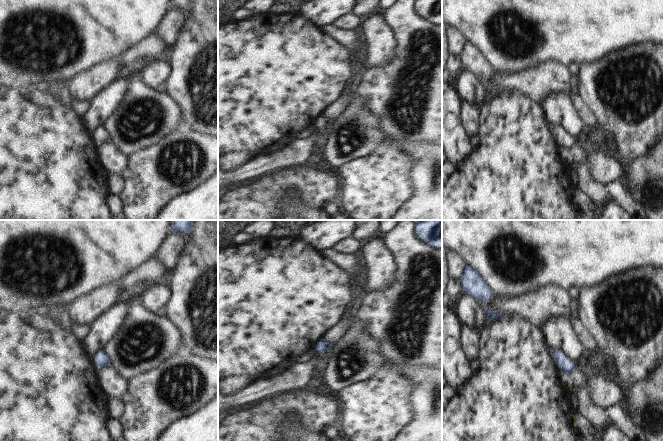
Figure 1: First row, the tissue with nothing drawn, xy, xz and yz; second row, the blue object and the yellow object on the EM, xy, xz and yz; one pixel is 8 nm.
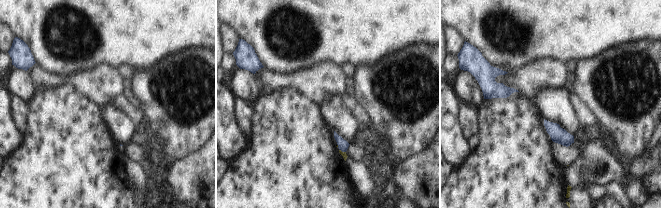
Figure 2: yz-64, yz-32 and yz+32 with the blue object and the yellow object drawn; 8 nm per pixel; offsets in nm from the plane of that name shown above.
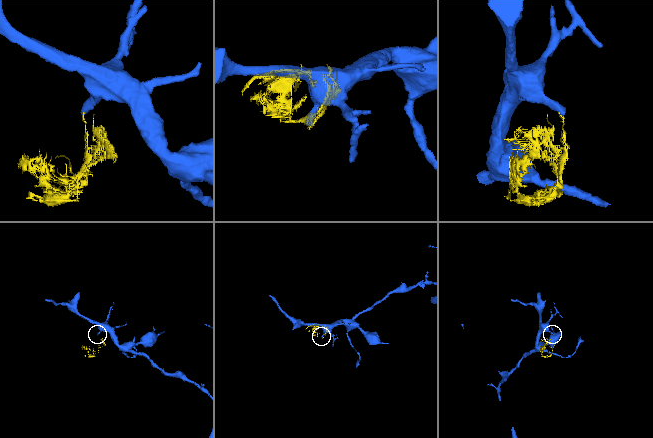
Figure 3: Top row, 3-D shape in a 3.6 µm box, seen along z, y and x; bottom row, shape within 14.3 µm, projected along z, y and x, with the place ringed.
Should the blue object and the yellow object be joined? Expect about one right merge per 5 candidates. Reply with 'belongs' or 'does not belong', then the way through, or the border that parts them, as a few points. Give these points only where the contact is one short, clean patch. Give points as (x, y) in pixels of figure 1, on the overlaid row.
does not belong | along yz (560, 369), (563, 371)

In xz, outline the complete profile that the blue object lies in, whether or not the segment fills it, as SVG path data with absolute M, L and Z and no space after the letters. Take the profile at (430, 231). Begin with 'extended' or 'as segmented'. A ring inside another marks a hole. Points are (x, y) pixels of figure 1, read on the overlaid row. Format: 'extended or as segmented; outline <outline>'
as segmented; outline M423 220L416 224L416 233L426 243L442 250L442 220Z

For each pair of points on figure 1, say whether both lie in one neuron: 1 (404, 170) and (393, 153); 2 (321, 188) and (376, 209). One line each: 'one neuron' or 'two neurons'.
1: one neuron
2: two neurons

